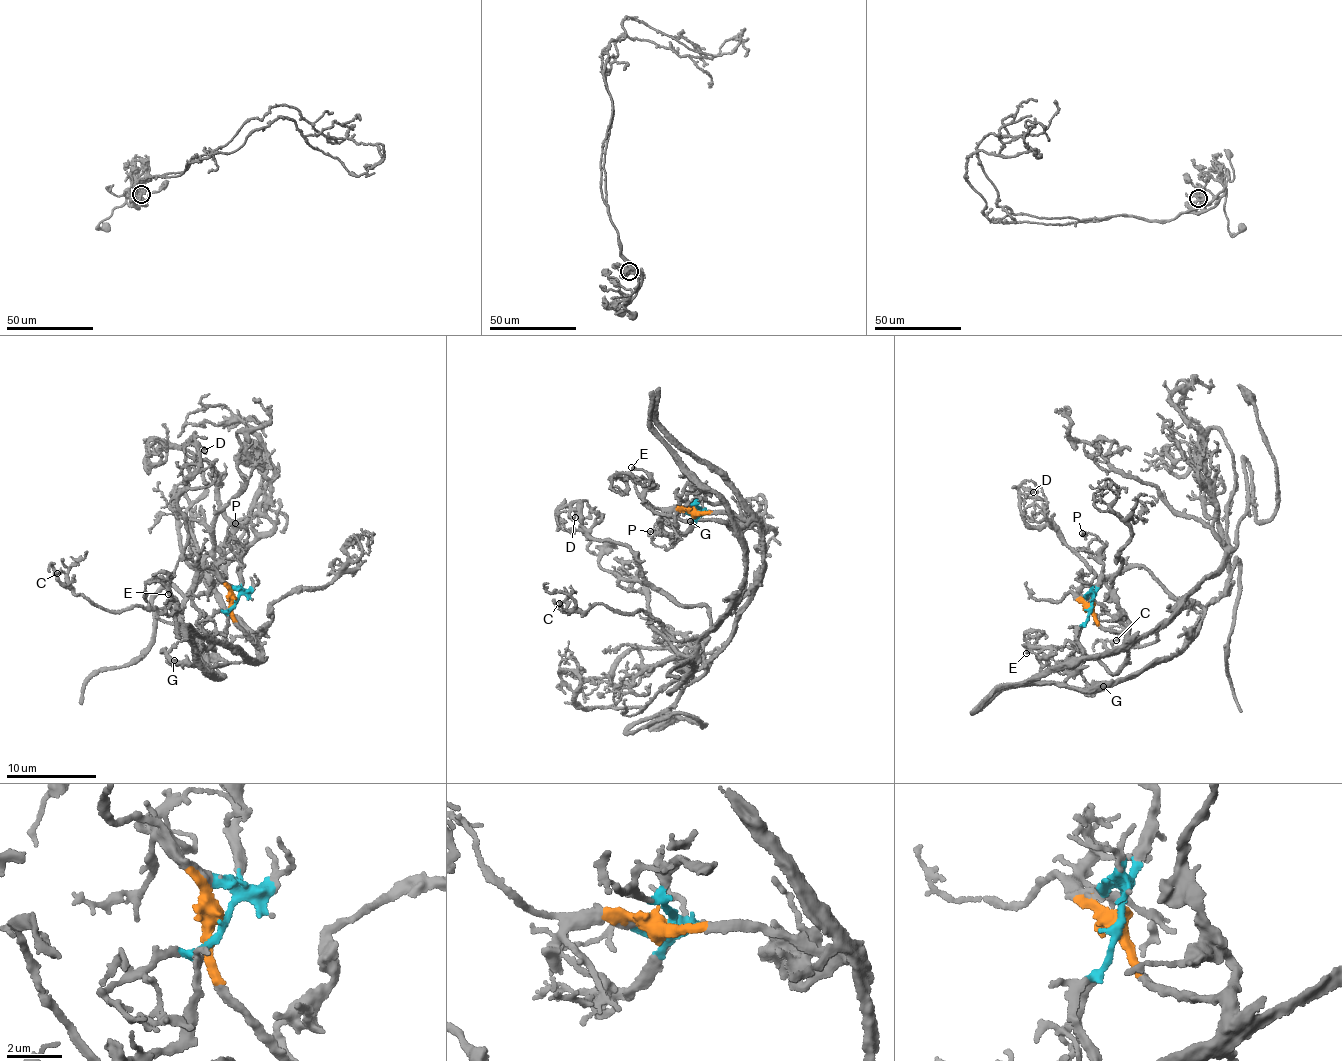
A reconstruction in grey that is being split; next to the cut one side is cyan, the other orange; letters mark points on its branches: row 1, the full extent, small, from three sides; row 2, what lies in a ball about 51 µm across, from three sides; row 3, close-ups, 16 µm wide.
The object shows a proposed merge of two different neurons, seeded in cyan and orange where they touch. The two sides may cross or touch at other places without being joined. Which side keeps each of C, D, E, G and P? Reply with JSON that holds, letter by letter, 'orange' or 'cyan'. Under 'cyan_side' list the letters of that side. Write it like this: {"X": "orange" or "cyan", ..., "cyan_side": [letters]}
{"C": "cyan", "D": "cyan", "E": "orange", "G": "cyan", "P": "cyan", "cyan_side": ["C", "D", "G", "P"]}

